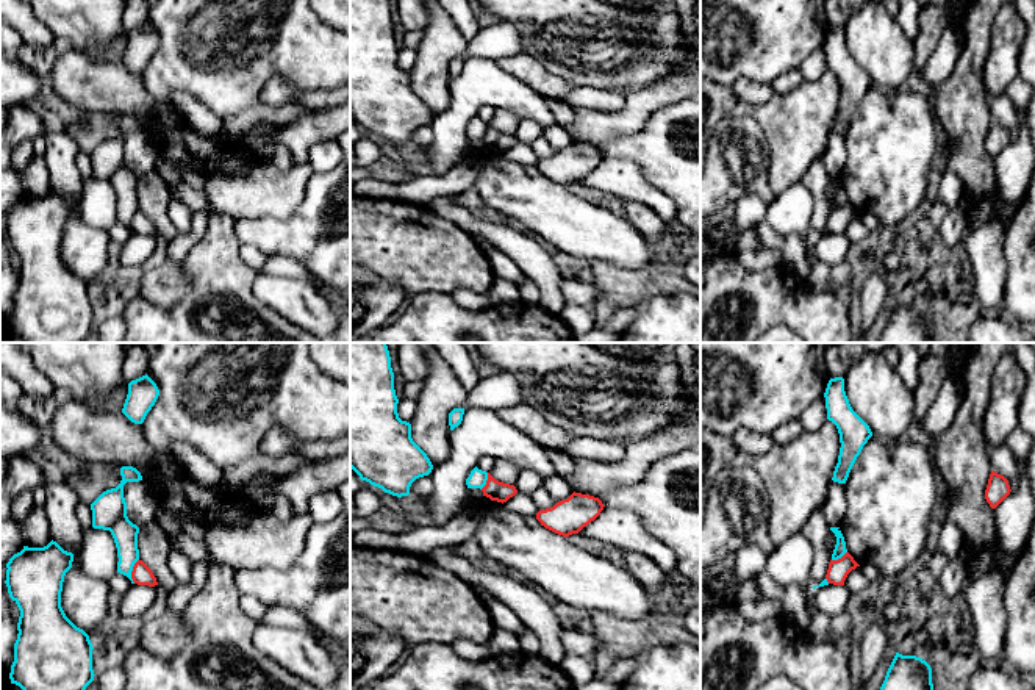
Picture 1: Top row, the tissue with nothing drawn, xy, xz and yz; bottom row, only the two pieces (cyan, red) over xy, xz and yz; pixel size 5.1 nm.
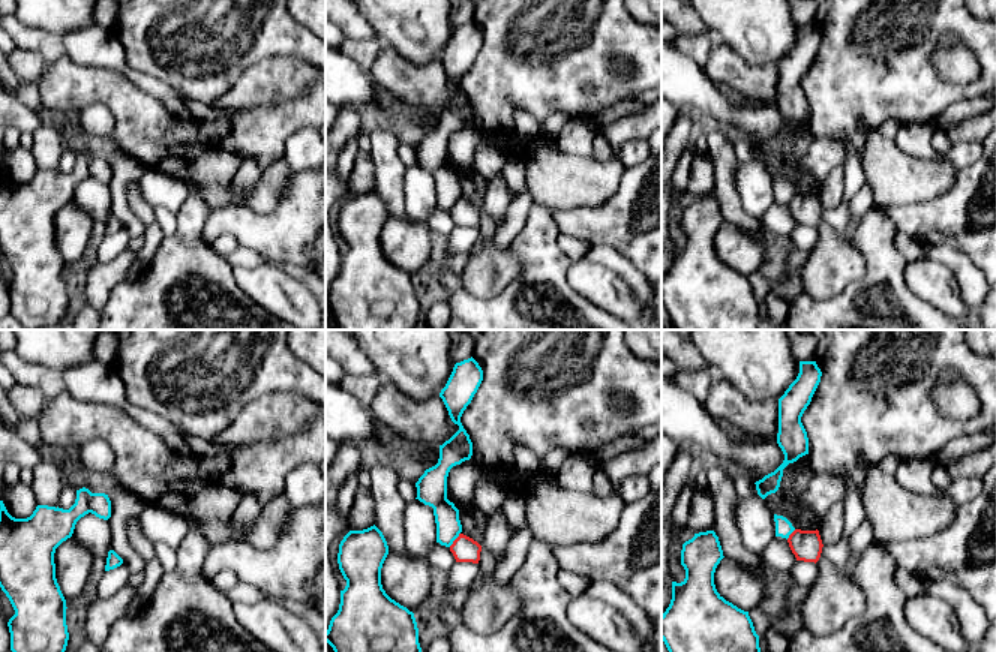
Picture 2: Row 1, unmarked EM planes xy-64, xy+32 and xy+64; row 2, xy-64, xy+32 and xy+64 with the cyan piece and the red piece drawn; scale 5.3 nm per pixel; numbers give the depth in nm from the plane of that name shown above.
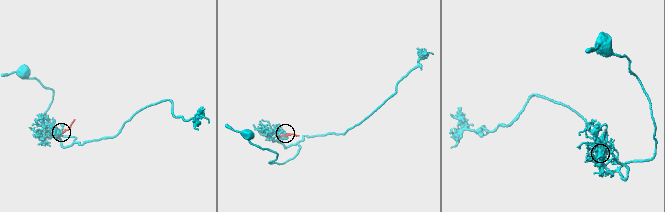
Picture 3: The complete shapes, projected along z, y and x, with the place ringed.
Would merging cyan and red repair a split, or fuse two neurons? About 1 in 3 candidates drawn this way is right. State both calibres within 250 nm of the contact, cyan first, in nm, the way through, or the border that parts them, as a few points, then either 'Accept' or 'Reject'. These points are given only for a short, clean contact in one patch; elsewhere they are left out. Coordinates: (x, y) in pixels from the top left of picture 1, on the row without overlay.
Thickness 130 nm (cyan) against 110 nm. Boundary: xy (138, 208), (132, 221), (133, 232). Reject

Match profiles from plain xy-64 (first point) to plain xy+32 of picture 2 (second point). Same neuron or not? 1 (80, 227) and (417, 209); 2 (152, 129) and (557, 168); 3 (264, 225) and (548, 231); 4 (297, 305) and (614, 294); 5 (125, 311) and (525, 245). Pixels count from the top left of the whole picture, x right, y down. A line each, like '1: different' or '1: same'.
1: different
2: different
3: different
4: same
5: same

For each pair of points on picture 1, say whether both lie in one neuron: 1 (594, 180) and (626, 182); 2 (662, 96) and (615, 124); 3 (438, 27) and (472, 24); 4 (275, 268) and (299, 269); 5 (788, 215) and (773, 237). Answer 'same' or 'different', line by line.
1: same
2: same
3: different
4: same
5: different

